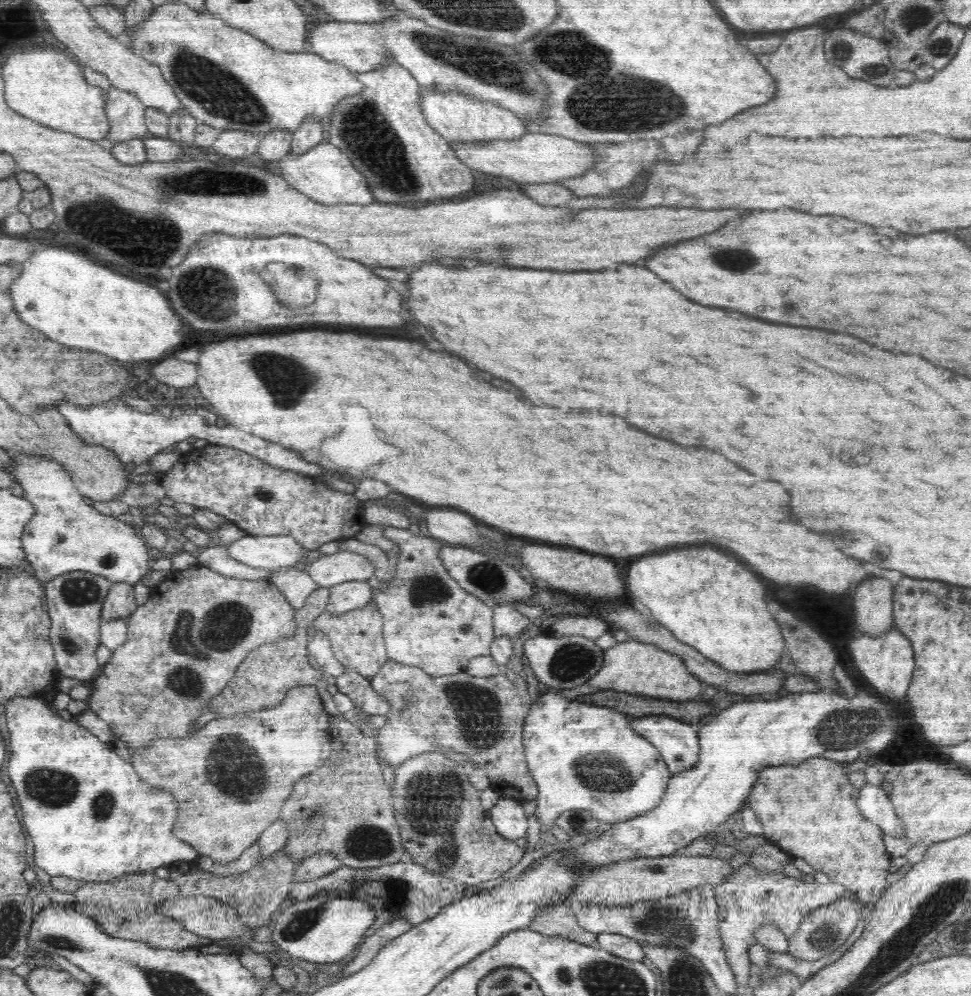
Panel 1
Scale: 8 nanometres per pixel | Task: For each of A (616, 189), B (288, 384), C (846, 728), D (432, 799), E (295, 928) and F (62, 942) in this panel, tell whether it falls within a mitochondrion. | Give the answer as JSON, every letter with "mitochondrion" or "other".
{"A":"other","B":"mitochondrion","C":"mitochondrion","D":"mitochondrion","E":"mitochondrion","F":"mitochondrion"}

